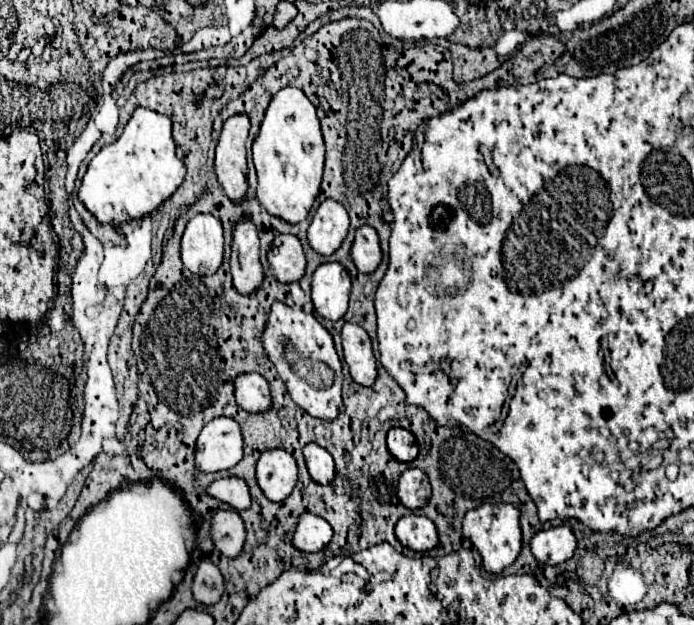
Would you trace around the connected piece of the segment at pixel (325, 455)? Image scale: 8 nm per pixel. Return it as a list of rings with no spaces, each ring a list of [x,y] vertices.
[[[307,444],[305,450],[303,450],[303,456],[305,456],[305,464],[307,464],[307,470],[311,474],[311,478],[319,484],[329,484],[335,476],[335,462],[331,458],[331,454],[317,446],[317,444]]]

